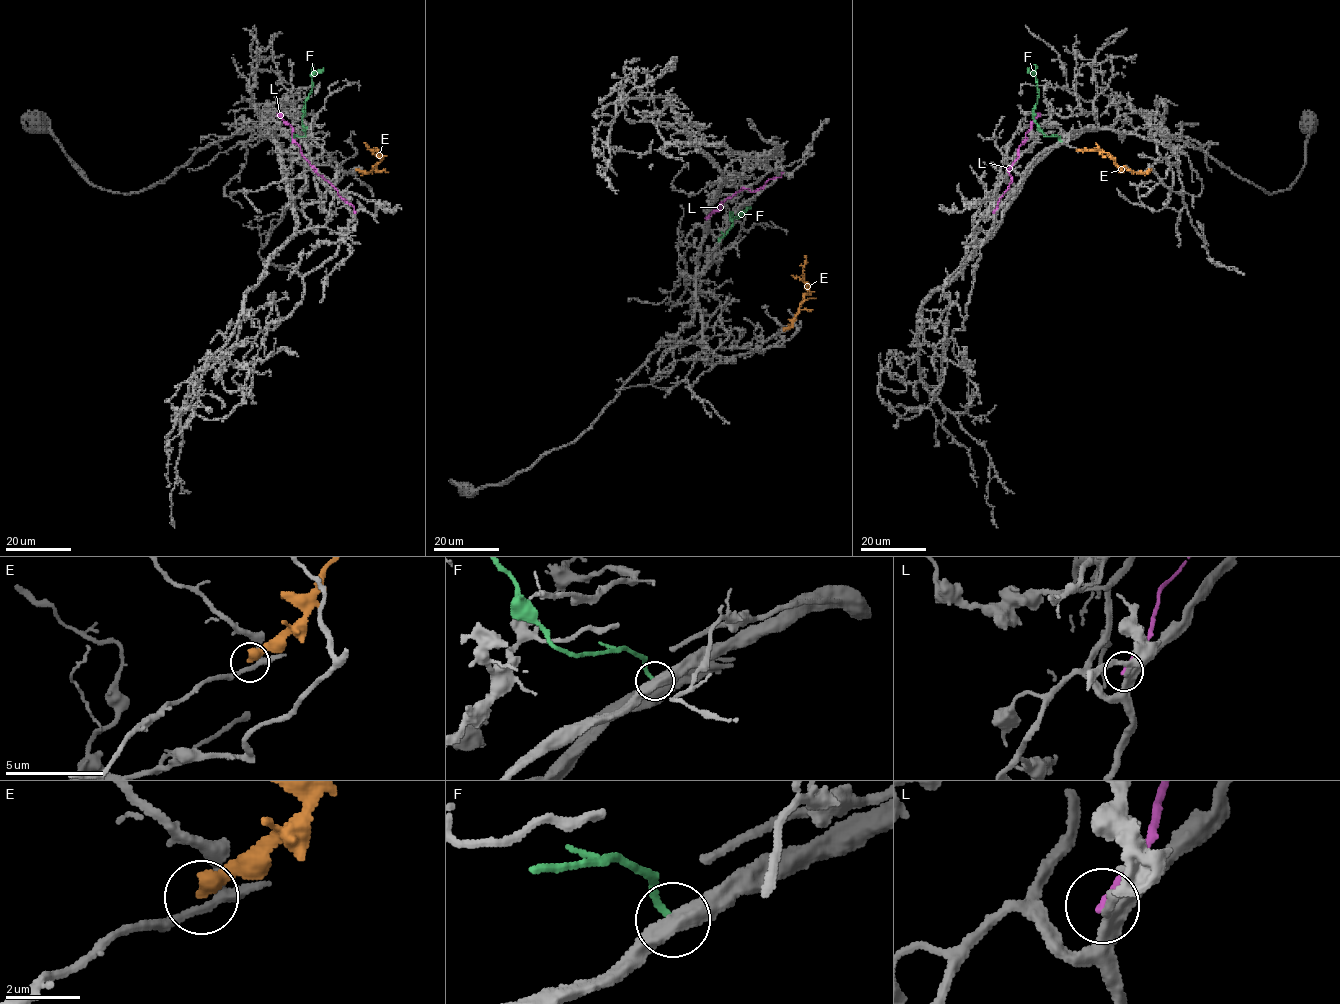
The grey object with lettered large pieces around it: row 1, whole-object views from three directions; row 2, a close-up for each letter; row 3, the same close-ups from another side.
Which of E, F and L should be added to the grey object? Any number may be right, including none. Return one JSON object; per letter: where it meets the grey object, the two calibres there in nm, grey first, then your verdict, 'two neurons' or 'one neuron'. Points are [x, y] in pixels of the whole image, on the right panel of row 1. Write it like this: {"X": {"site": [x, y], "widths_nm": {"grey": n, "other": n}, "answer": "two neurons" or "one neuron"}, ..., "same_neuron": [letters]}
{"E": {"site": [1151, 169], "widths_nm": {"grey": 200, "other": 480}, "answer": "two neurons"}, "F": {"site": [1061, 141], "widths_nm": {"grey": 480, "other": 180}, "answer": "two neurons"}, "L": {"site": [993, 212], "widths_nm": {"grey": 280, "other": 220}, "answer": "two neurons"}, "same_neuron": []}

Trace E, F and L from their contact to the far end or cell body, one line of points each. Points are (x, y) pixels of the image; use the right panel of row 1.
E: (1151, 169), (1134, 172), (1119, 167), (1100, 149), (1076, 149)
F: (1061, 140), (1056, 136), (1045, 135), (1033, 118), (1038, 96), (1036, 78), (1027, 68)
L: (993, 212), (1011, 182), (1009, 168), (1018, 155), (1018, 146), (1038, 113)

